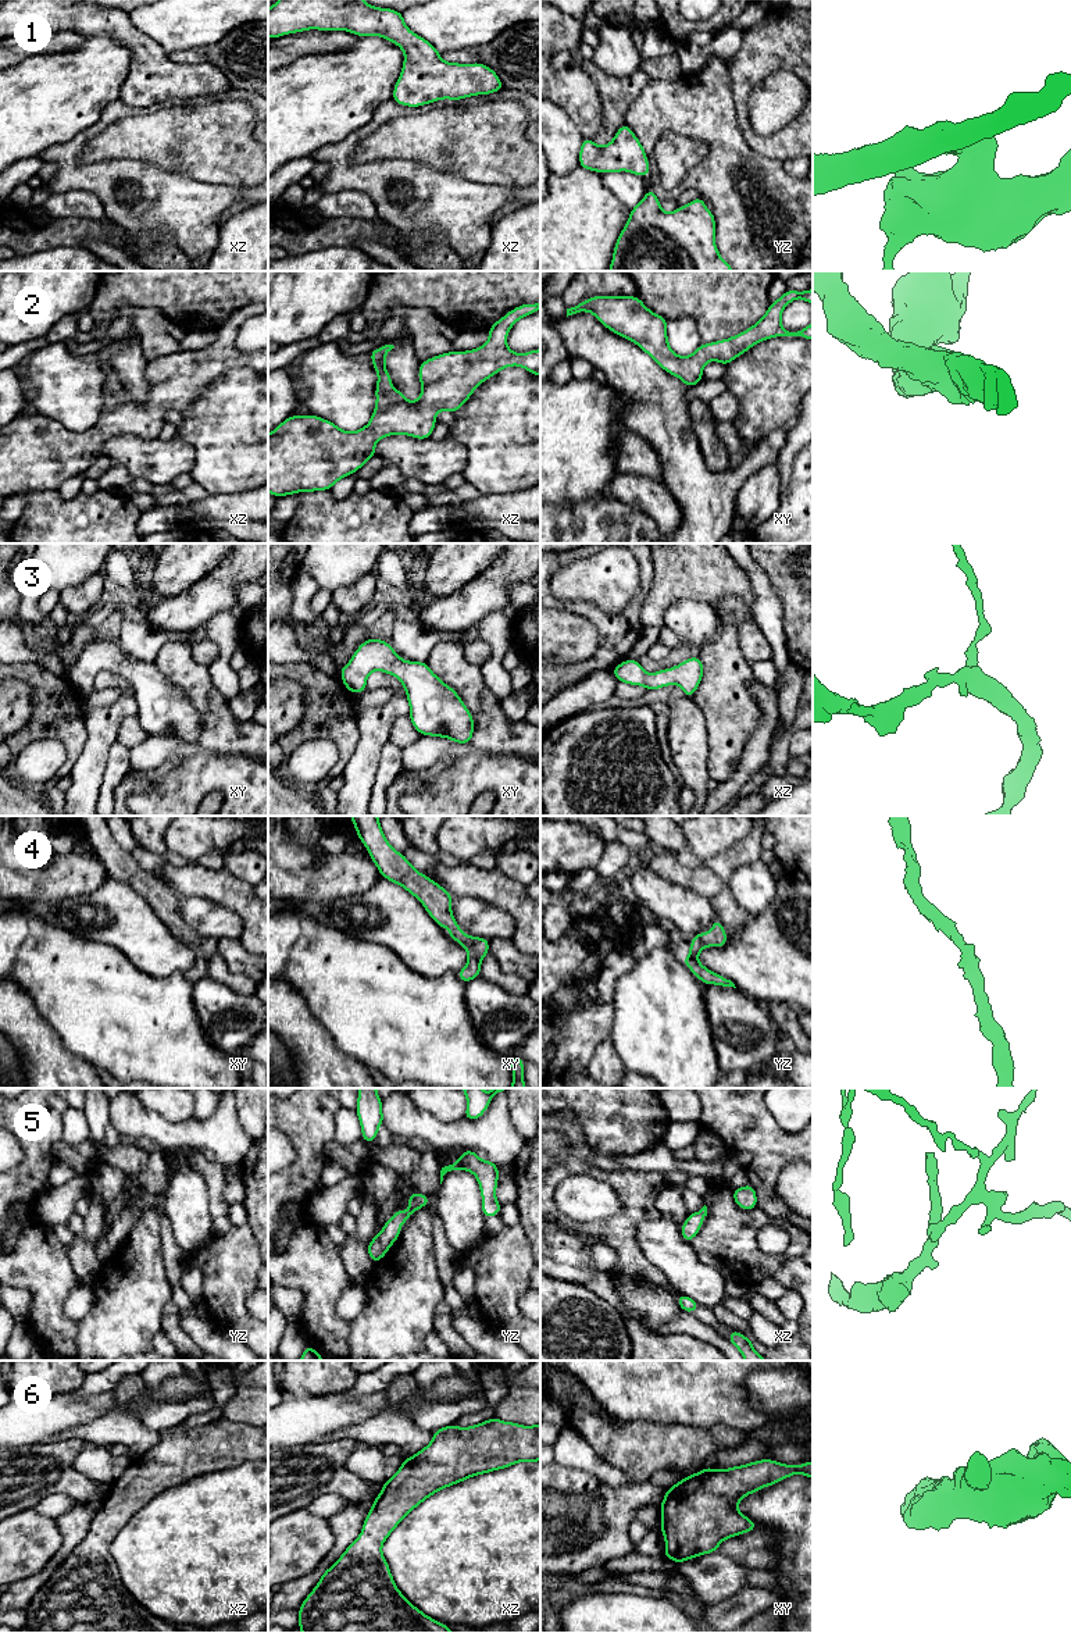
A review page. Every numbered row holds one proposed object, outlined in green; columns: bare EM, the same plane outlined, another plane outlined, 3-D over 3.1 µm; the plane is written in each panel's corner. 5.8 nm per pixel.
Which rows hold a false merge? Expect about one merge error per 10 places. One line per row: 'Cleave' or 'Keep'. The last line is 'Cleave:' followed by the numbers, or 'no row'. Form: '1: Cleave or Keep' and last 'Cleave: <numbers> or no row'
1: Keep
2: Keep
3: Keep
4: Keep
5: Keep
6: Keep
Cleave: no row

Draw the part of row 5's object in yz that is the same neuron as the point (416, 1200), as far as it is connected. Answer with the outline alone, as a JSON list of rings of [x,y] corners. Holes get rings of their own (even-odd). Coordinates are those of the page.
[[[414,1191],[408,1197],[408,1211],[397,1209],[393,1216],[383,1224],[382,1230],[367,1245],[368,1255],[372,1263],[381,1261],[400,1236],[401,1224],[415,1213],[421,1206],[429,1208],[428,1195]]]

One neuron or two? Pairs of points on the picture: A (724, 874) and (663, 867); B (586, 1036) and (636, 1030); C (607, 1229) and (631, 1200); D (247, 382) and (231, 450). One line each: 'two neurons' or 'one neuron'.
A: two neurons
B: two neurons
C: one neuron
D: one neuron

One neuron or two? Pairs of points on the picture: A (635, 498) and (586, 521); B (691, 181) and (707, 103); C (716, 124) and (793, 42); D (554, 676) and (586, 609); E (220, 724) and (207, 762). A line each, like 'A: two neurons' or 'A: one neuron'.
A: two neurons
B: one neuron
C: two neurons
D: one neuron
E: two neurons

